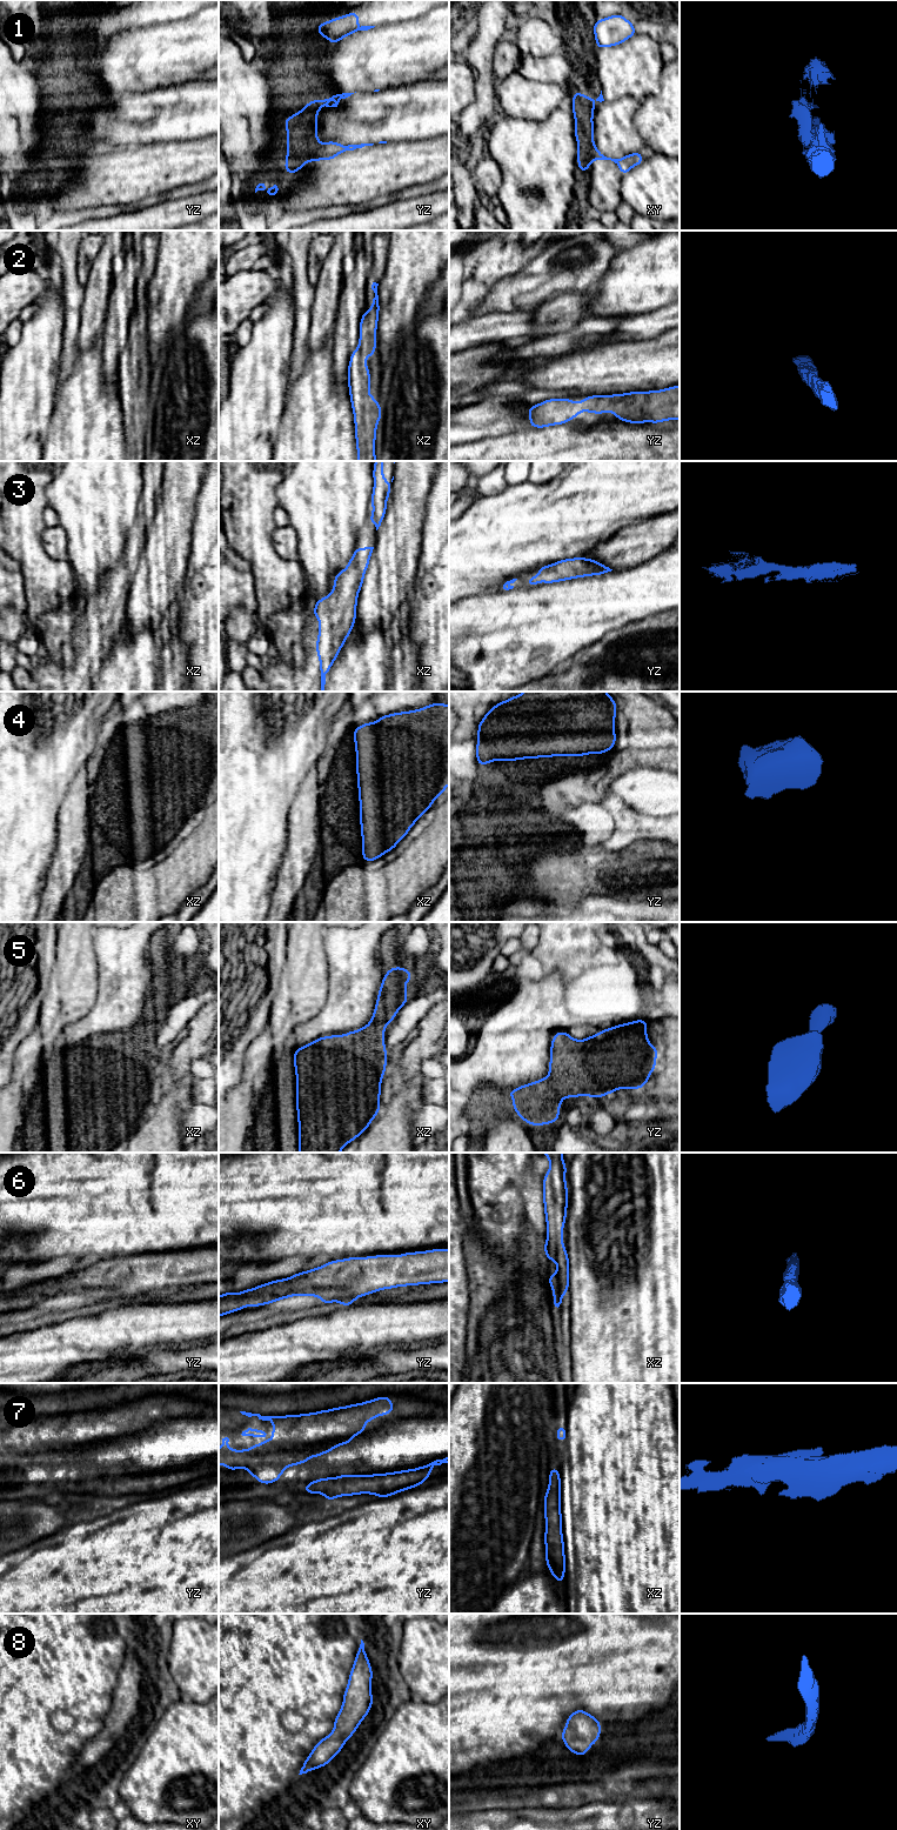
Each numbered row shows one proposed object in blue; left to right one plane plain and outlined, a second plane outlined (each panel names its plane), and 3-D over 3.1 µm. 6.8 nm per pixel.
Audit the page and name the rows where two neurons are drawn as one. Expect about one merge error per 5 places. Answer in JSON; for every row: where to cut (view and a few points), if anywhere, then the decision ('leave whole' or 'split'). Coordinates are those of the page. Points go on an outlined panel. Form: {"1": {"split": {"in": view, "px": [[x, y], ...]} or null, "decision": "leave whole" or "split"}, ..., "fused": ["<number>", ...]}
{"1": {"split": {"in": "xy", "px": [[594, 146], [590, 160], [583, 171]]}, "decision": "split"}, "2": {"split": null, "decision": "leave whole"}, "3": {"split": null, "decision": "leave whole"}, "4": {"split": null, "decision": "leave whole"}, "5": {"split": null, "decision": "leave whole"}, "6": {"split": null, "decision": "leave whole"}, "7": {"split": null, "decision": "leave whole"}, "8": {"split": null, "decision": "leave whole"}, "fused": ["1"]}

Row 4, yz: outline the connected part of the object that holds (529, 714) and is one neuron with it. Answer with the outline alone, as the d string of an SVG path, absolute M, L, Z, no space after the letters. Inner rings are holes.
M523 692L493 706L480 721L477 763L605 754L616 743L616 713L616 701L607 692Z

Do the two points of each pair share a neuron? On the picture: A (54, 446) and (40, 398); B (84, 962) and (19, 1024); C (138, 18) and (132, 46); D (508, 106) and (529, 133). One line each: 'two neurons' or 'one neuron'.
A: two neurons
B: two neurons
C: two neurons
D: two neurons

